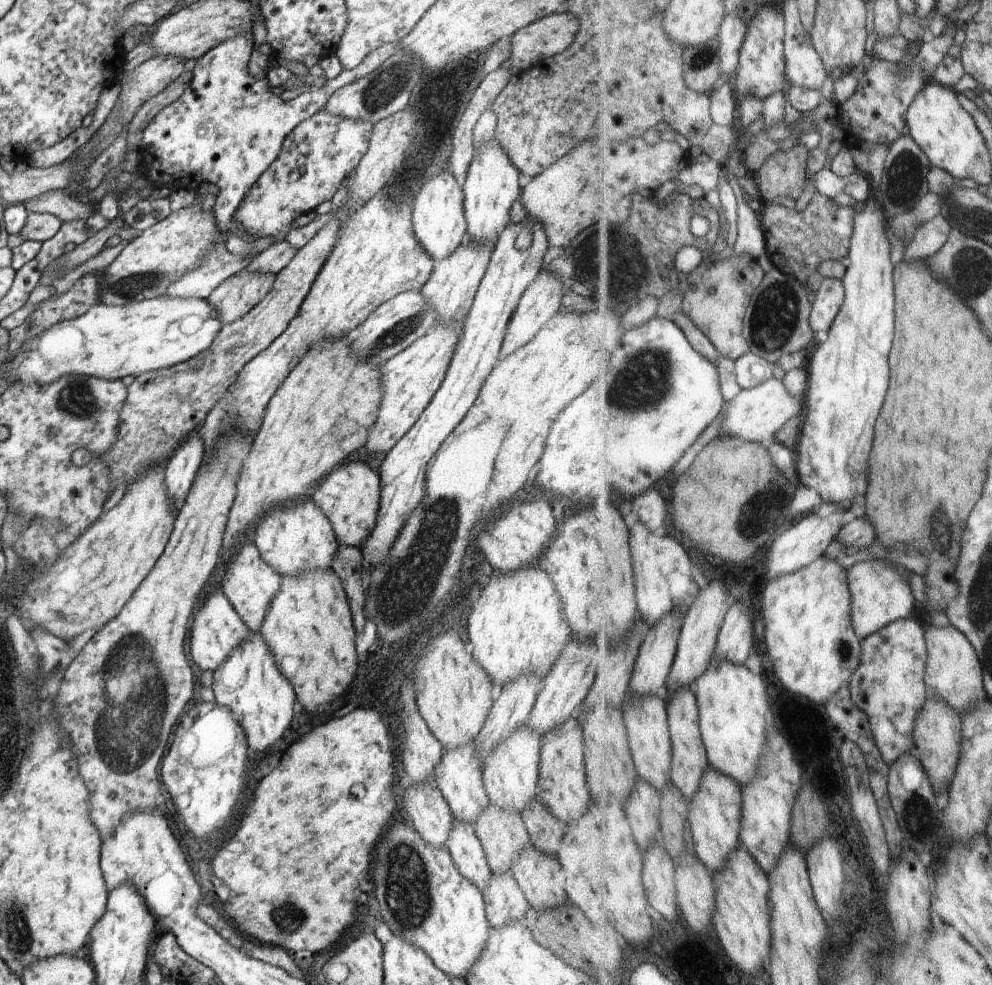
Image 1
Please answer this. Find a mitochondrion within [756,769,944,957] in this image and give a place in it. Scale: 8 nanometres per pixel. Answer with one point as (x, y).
(919, 816)

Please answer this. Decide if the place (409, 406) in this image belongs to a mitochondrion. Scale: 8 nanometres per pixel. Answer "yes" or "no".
no

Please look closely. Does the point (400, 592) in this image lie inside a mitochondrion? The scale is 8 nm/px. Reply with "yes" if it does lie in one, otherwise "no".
yes

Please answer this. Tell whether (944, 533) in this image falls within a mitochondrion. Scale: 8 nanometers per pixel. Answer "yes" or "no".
yes

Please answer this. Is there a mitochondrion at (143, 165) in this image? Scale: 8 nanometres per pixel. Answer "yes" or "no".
no

